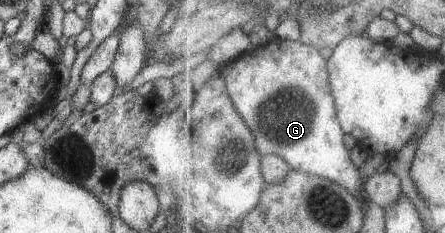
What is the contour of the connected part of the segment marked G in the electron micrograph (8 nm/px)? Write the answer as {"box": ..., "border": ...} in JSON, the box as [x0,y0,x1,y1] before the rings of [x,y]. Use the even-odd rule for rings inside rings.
{"box":[216,39,366,198],"border":[[[279,39],[216,71],[227,79],[238,111],[255,133],[264,157],[282,156],[293,169],[334,180],[362,198],[366,182],[345,144],[347,132],[337,116],[330,59],[316,46]]]}

